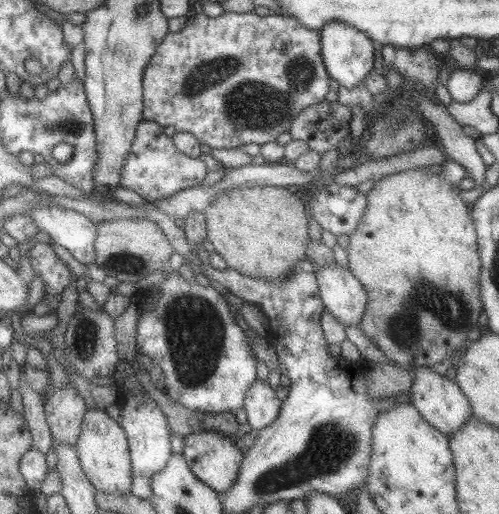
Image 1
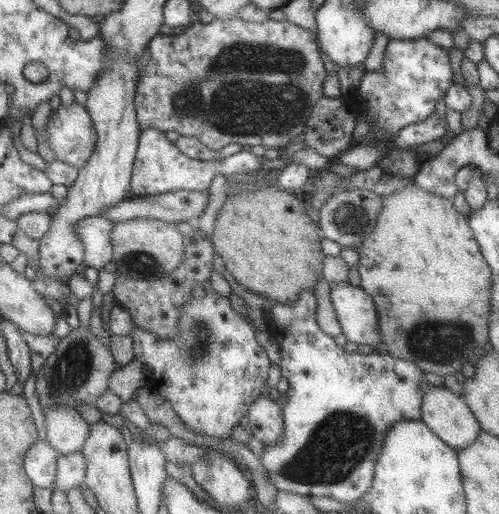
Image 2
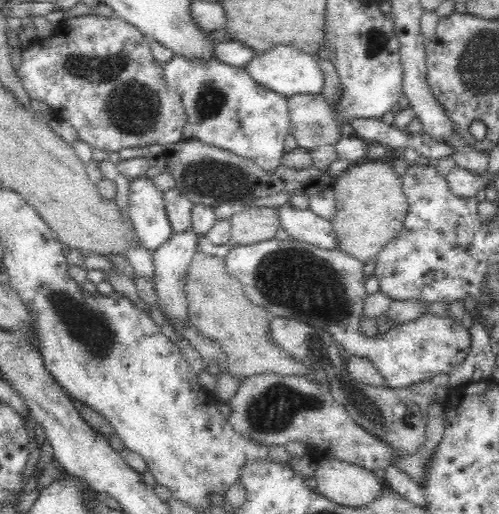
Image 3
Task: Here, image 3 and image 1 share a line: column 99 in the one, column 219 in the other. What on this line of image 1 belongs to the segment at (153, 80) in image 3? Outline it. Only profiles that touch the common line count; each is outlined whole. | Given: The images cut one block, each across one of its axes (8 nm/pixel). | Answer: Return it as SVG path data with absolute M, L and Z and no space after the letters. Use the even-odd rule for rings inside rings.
M197 8L195 18L187 18L187 22L181 26L179 32L169 32L161 44L157 46L155 54L149 58L149 64L145 66L143 72L143 120L151 120L165 126L173 126L175 132L189 132L193 134L201 144L207 144L209 148L241 148L243 144L255 142L257 146L275 140L281 132L289 130L291 118L295 118L301 110L313 106L313 104L321 104L325 102L325 96L329 90L329 76L323 68L321 62L321 34L315 30L309 30L301 24L297 24L295 18L289 16L281 16L271 12L269 16L257 16L253 12L223 12L217 18L209 18L203 14L201 8Z

